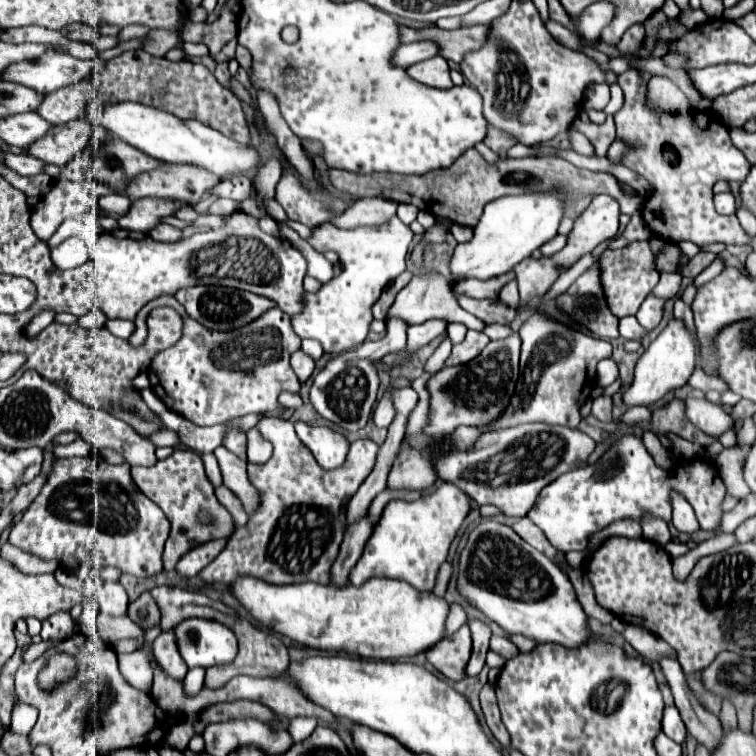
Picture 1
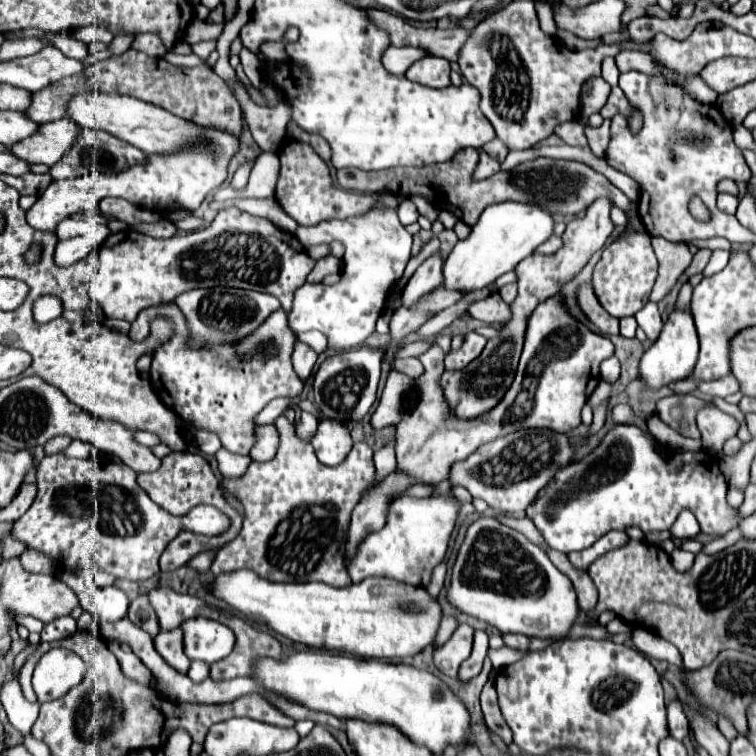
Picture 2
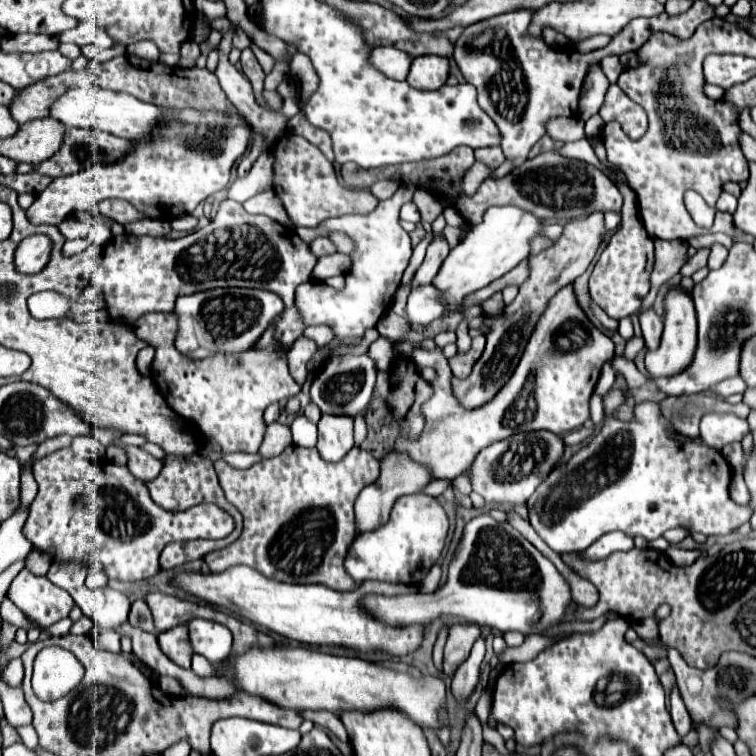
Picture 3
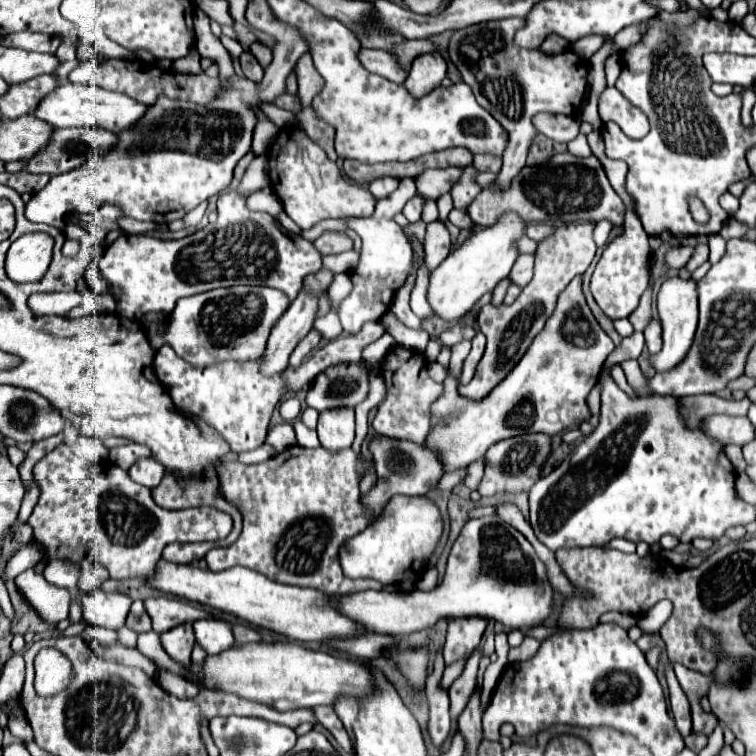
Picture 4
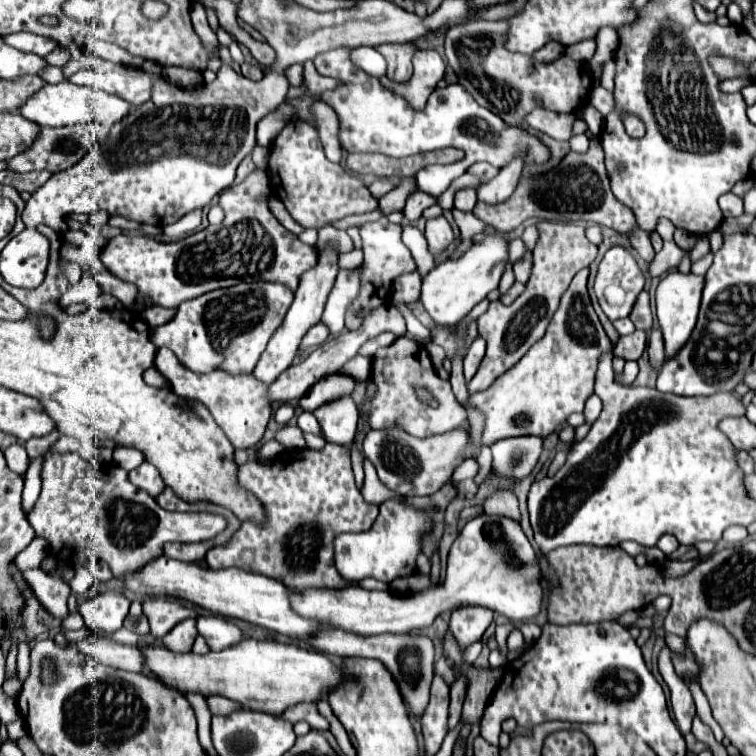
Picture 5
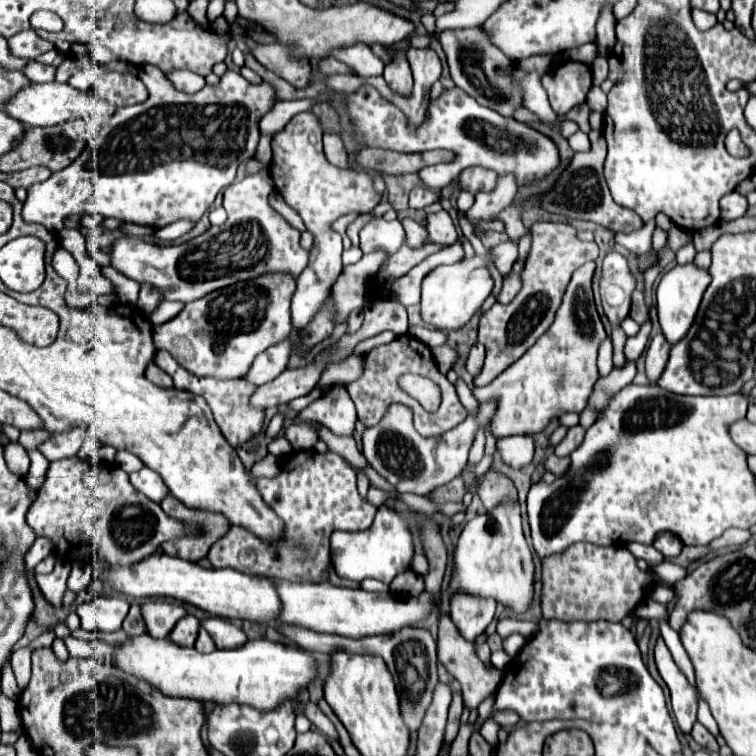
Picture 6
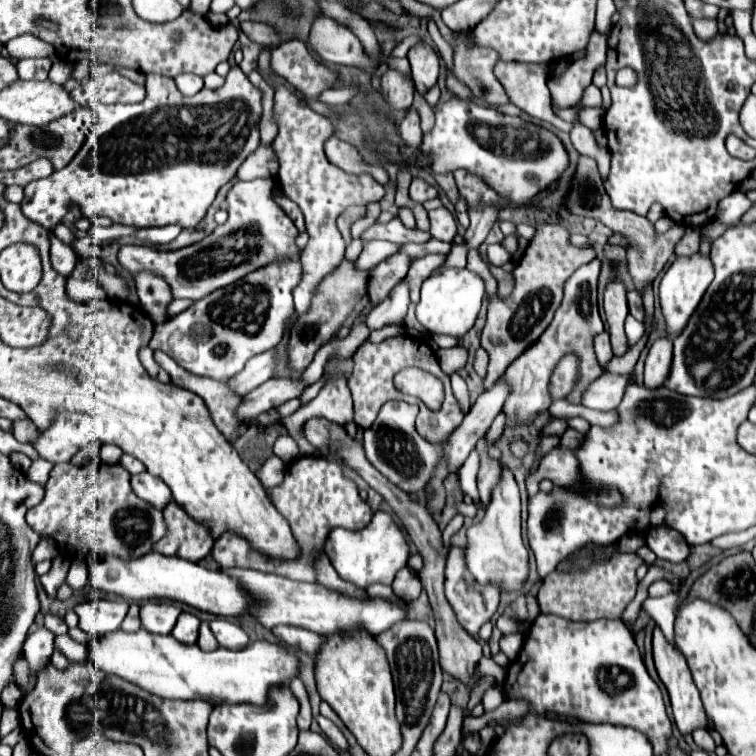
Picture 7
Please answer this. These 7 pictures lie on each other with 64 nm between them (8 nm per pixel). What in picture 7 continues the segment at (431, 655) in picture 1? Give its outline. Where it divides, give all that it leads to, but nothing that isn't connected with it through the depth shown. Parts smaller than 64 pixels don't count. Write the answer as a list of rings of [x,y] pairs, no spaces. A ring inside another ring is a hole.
[[[450,548],[446,562],[446,598],[462,628],[476,636],[498,608],[500,592],[494,586],[478,586],[464,568],[462,548]]]

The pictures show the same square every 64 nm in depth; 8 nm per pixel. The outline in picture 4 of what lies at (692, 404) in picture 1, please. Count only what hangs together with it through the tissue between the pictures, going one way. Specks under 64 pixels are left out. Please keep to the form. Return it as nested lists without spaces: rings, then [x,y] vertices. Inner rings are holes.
[[[726,414],[706,416],[702,430],[720,444],[744,446],[746,442],[754,440],[754,426],[750,430],[750,422],[738,416],[726,416]]]

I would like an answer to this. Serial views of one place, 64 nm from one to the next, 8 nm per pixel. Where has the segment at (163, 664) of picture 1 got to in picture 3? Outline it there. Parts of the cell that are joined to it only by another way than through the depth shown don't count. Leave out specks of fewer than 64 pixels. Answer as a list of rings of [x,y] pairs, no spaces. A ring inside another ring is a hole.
[[[176,626],[172,630],[160,632],[158,634],[158,644],[160,650],[180,668],[190,668],[190,642],[188,642],[188,628],[186,626]]]

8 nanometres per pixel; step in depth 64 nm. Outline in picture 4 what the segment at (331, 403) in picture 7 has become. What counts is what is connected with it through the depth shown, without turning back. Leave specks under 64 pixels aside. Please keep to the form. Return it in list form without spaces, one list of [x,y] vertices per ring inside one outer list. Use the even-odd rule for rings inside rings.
[[[338,408],[320,412],[318,438],[322,448],[328,448],[330,452],[340,452],[344,448],[350,448],[354,442],[354,410]]]

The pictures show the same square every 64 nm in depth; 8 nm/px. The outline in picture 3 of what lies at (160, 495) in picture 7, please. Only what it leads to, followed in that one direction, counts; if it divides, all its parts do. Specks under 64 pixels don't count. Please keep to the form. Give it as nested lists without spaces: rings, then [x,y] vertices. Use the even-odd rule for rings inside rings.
[[[120,446],[124,452],[128,452],[128,470],[142,482],[148,482],[160,474],[162,460],[150,456],[146,450],[138,446]]]

